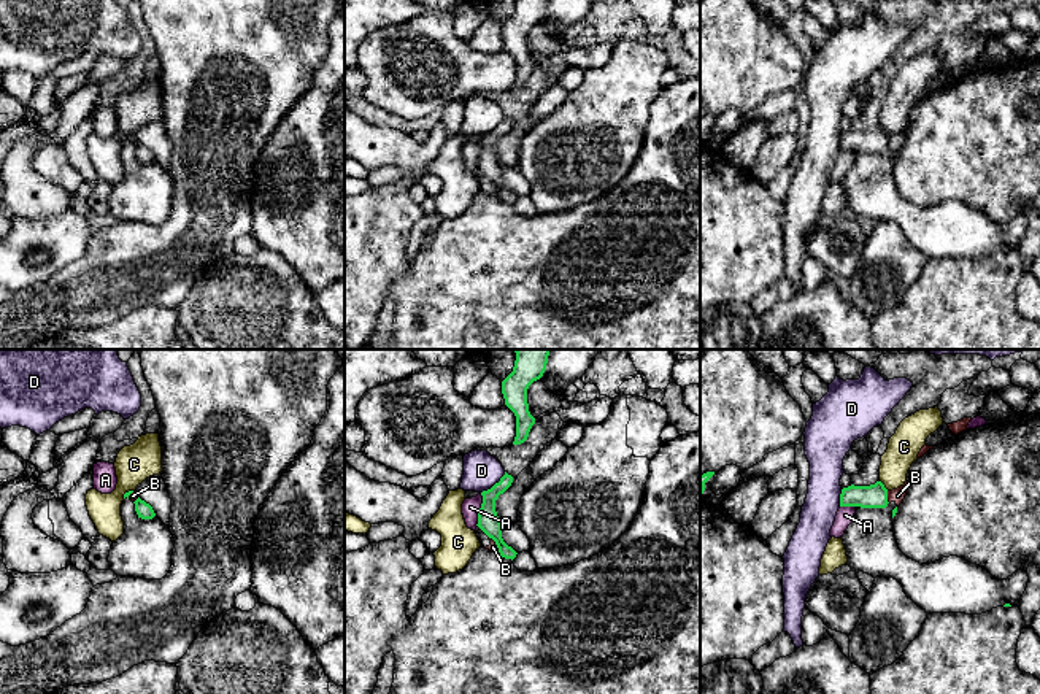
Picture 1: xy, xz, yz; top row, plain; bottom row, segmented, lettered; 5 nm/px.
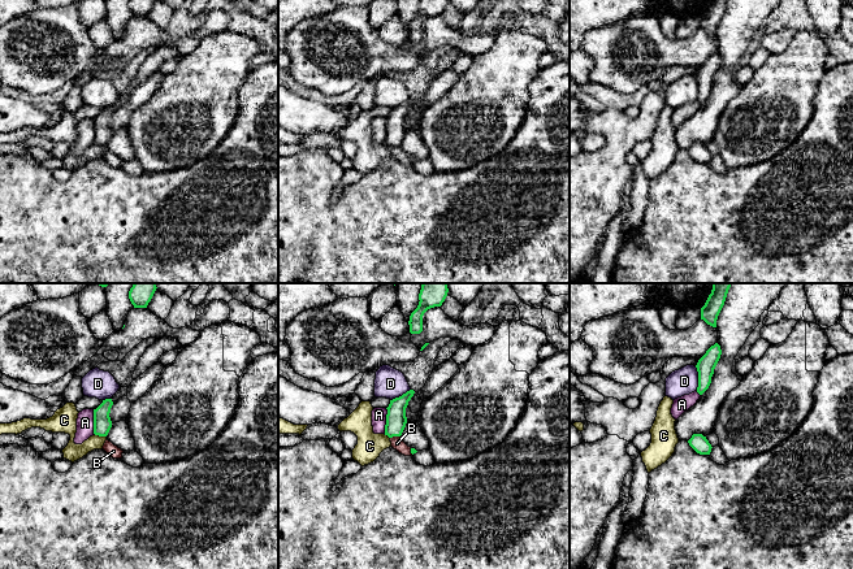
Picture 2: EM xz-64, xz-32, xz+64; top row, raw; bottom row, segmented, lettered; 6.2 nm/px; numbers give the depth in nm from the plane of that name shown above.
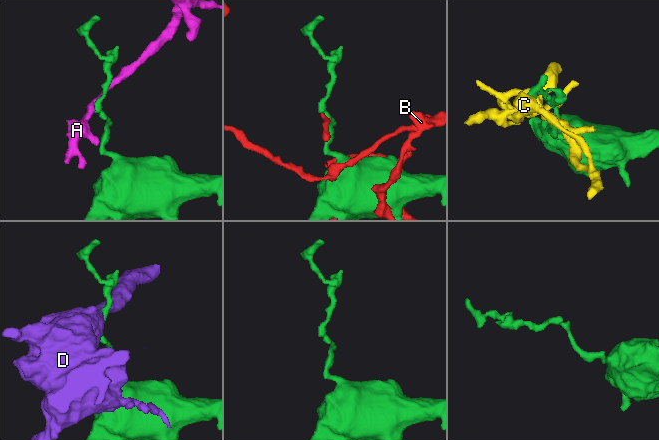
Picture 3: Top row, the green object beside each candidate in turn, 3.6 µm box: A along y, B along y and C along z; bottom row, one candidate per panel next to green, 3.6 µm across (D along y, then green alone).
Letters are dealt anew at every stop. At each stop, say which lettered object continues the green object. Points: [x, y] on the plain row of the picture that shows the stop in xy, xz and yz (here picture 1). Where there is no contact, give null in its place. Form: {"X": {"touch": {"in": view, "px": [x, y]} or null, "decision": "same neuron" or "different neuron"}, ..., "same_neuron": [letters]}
{"A": {"touch": {"in": "xz", "px": [480, 153]}, "decision": "different neuron"}, "B": {"touch": {"in": "yz", "px": [886, 142]}, "decision": "different neuron"}, "C": {"touch": {"in": "yz", "px": [883, 129]}, "decision": "different neuron"}, "D": {"touch": {"in": "xz", "px": [496, 127]}, "decision": "different neuron"}, "same_neuron": []}

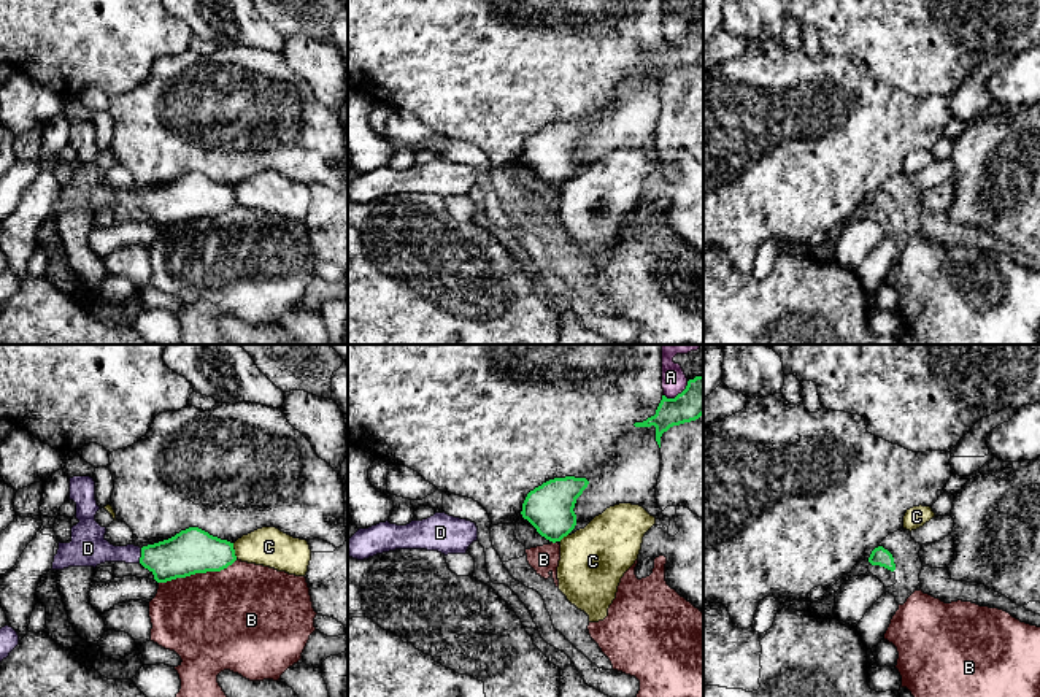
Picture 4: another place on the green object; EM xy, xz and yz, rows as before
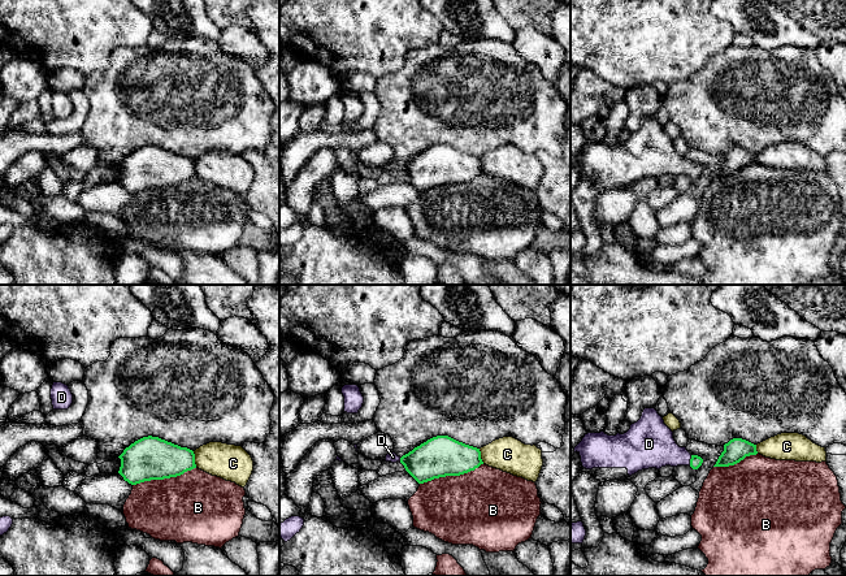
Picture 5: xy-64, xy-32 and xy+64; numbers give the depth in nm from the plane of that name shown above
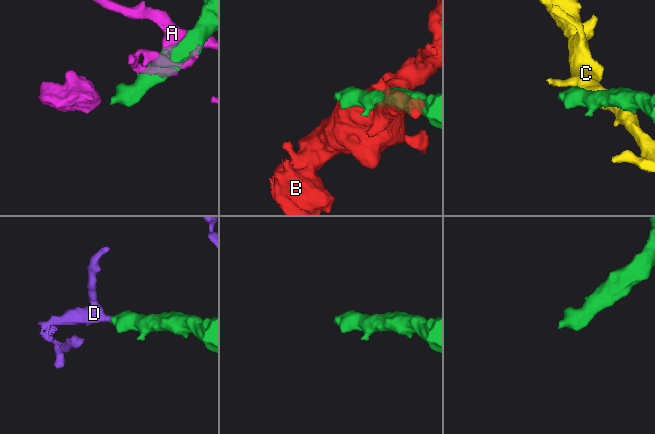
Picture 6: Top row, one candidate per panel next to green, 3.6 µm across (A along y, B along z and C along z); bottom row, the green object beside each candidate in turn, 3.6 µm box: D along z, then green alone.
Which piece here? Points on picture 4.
{"A": {"touch": {"in": "xz", "px": [678, 38]}, "decision": "different neuron"}, "B": {"touch": {"in": "xy", "px": [197, 216]}, "decision": "different neuron"}, "C": {"touch": {"in": "xy", "px": [234, 196]}, "decision": "different neuron"}, "D": {"touch": {"in": "xy", "px": [142, 200]}, "decision": "same neuron"}, "same_neuron": ["D"]}

